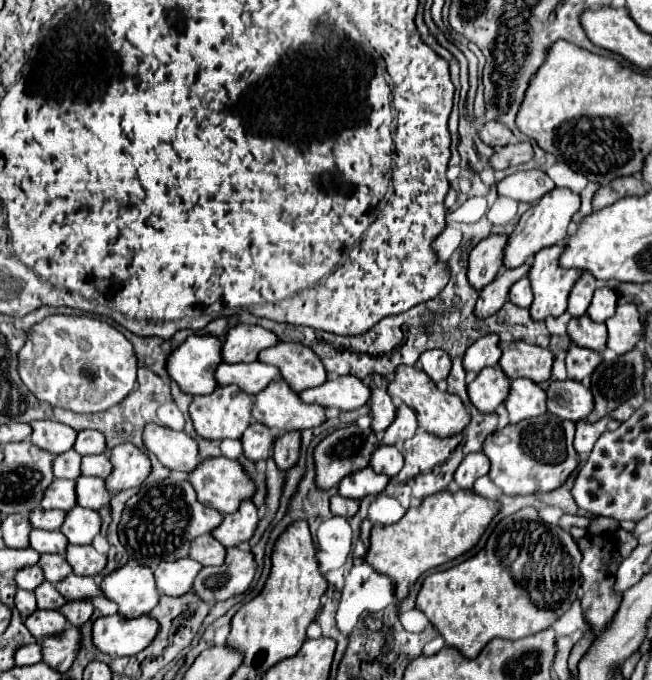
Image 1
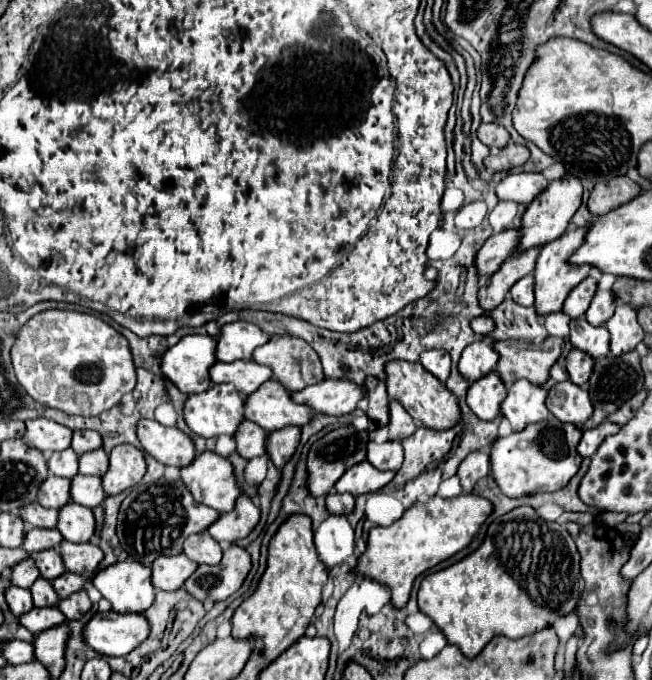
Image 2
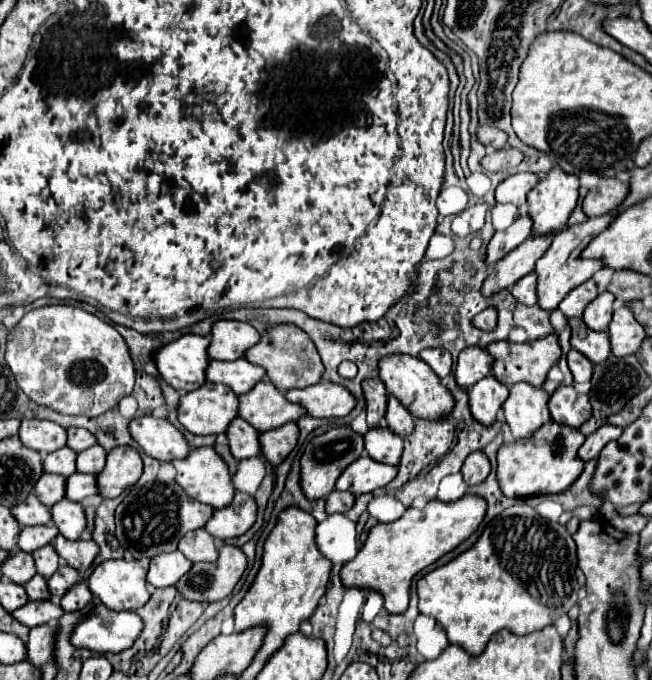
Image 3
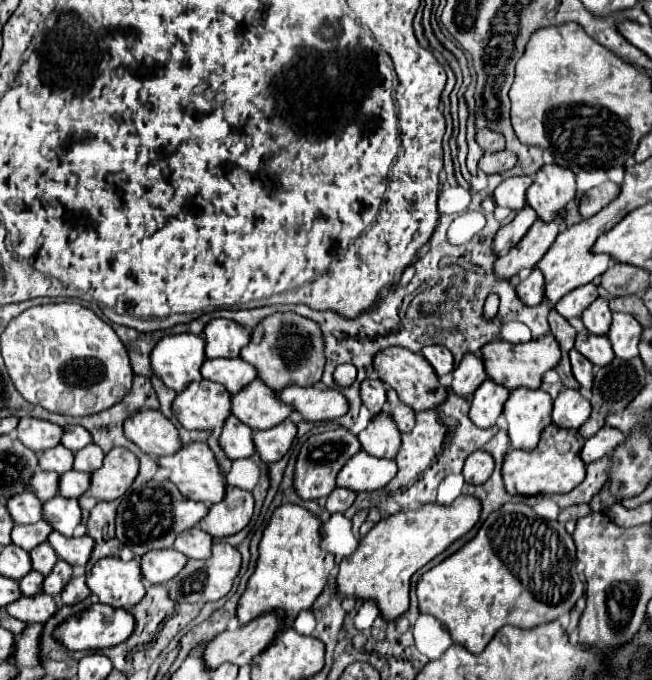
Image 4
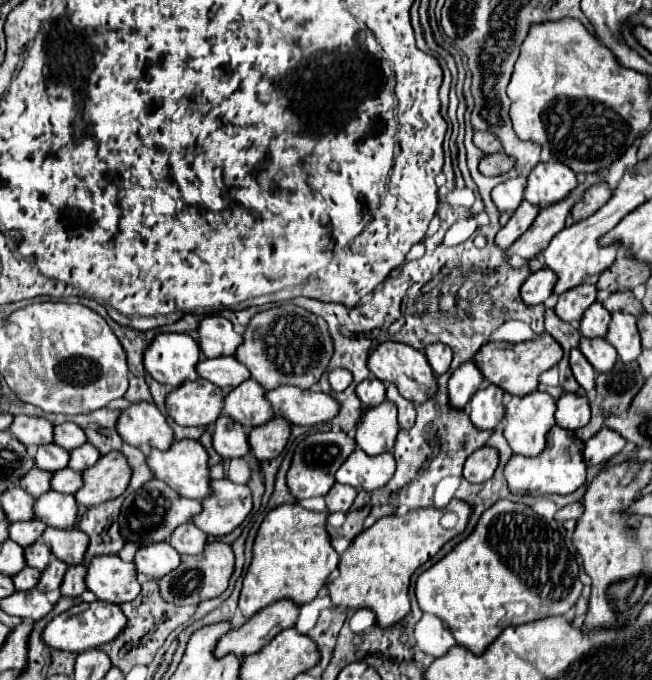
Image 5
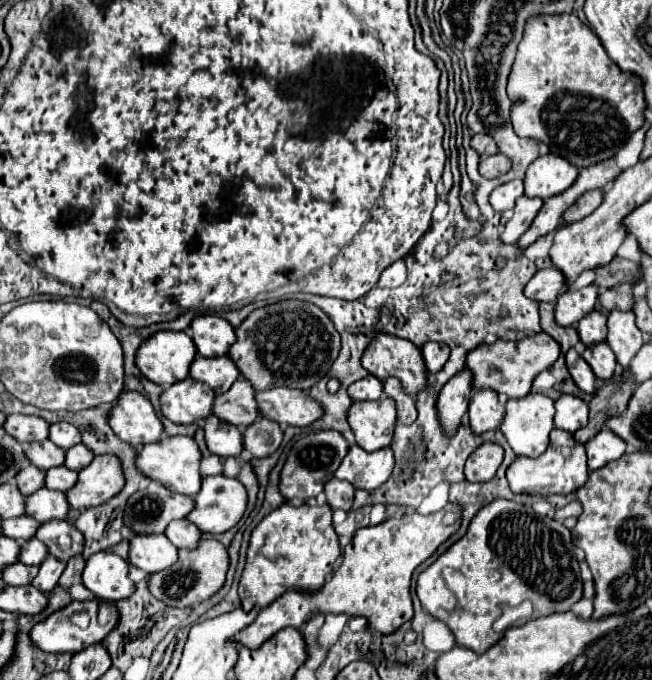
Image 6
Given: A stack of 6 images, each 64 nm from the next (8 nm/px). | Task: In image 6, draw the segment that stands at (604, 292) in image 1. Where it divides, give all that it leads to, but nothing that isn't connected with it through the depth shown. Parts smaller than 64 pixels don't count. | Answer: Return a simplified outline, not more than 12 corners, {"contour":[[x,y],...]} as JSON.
{"contour":[[594,308],[578,334],[586,346],[606,338],[606,314]]}

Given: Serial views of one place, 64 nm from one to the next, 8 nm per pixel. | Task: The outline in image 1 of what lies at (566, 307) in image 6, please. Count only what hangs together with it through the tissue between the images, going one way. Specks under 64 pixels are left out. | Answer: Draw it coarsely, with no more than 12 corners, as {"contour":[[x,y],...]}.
{"contour":[[582,272],[570,292],[568,312],[586,314],[596,278]]}

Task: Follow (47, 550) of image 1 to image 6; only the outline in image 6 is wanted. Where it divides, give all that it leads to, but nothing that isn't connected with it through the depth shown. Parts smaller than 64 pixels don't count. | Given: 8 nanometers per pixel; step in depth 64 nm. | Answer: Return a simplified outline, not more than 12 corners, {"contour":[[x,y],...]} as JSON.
{"contour":[[30,516],[2,520],[8,538],[26,542],[34,538],[40,522]]}

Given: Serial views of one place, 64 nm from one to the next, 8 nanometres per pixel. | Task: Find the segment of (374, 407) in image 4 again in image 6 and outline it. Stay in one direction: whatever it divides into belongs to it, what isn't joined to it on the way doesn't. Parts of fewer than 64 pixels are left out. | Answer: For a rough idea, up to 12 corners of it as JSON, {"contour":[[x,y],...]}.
{"contour":[[366,376],[348,386],[354,400],[378,400],[382,382]]}

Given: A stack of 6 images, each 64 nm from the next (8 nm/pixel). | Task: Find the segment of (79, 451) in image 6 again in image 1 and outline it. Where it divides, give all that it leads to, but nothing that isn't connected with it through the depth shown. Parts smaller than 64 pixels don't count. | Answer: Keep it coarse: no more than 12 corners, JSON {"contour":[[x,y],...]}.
{"contour":[[106,454],[84,456],[82,474],[108,478],[112,464]]}

